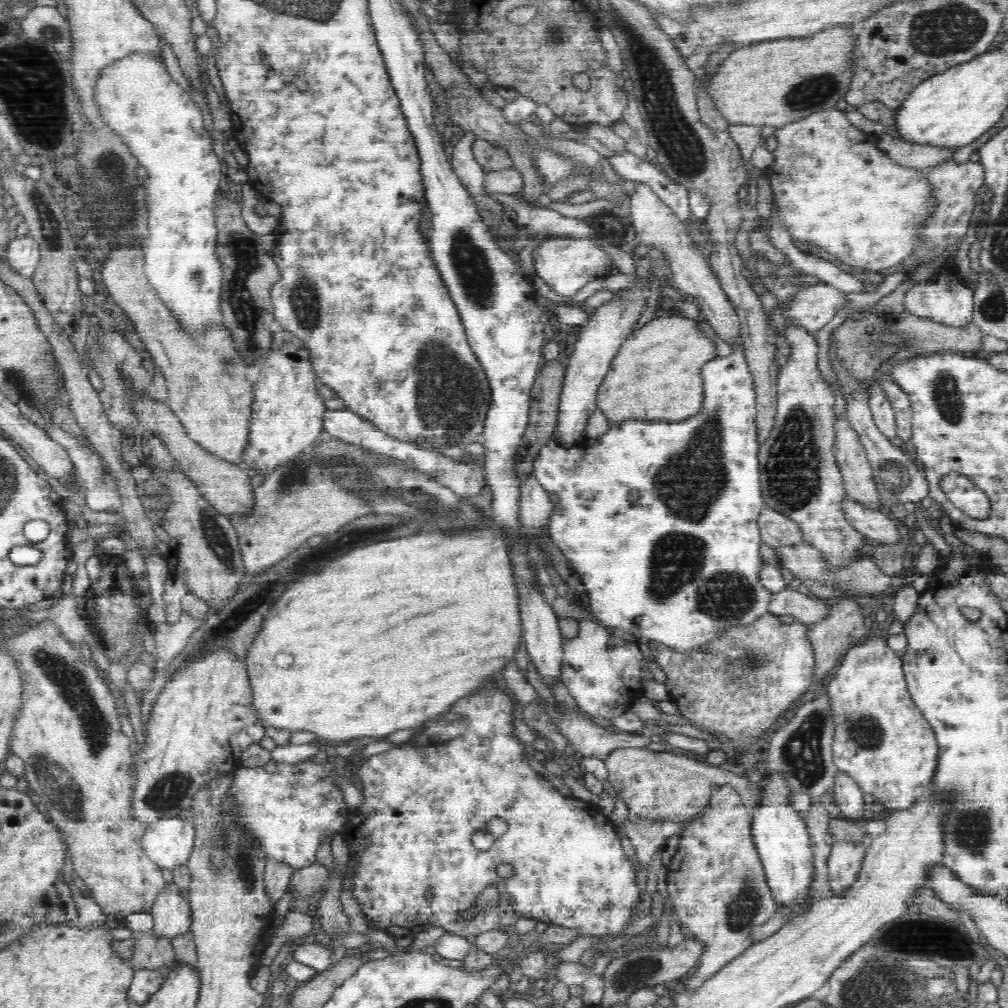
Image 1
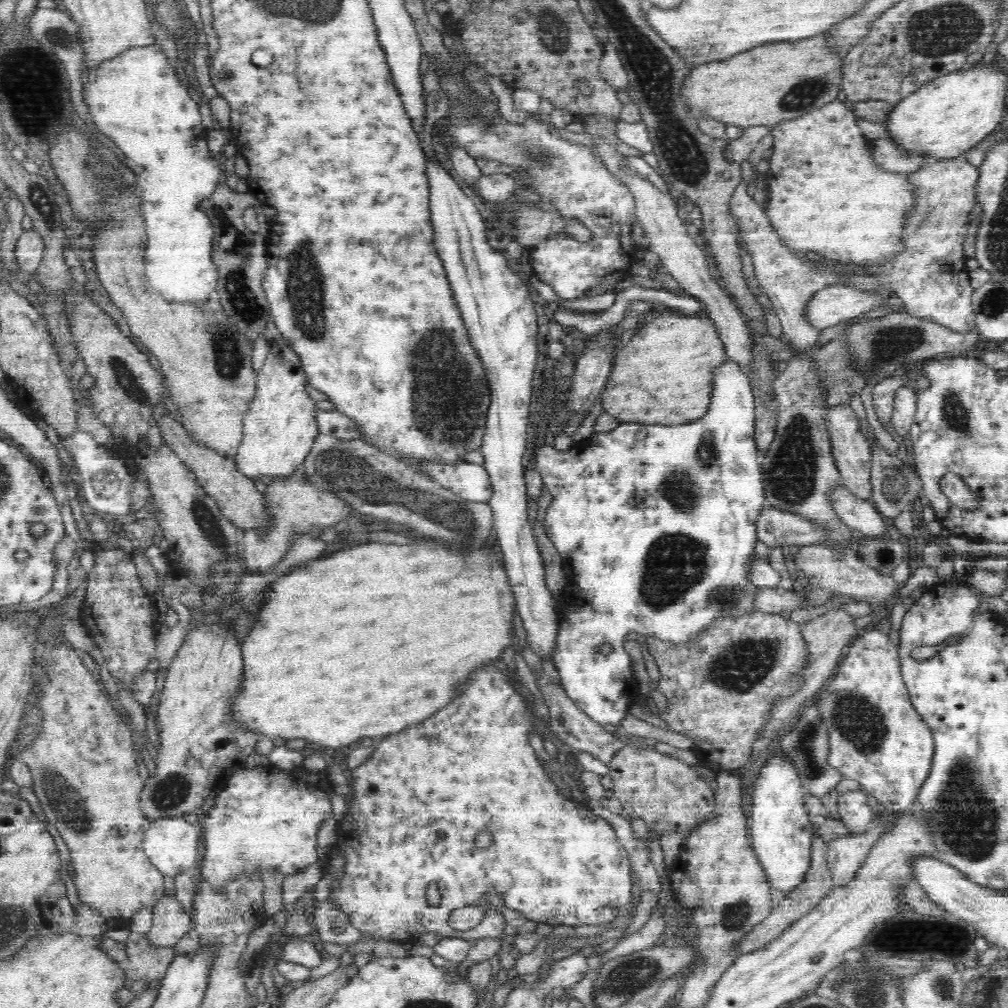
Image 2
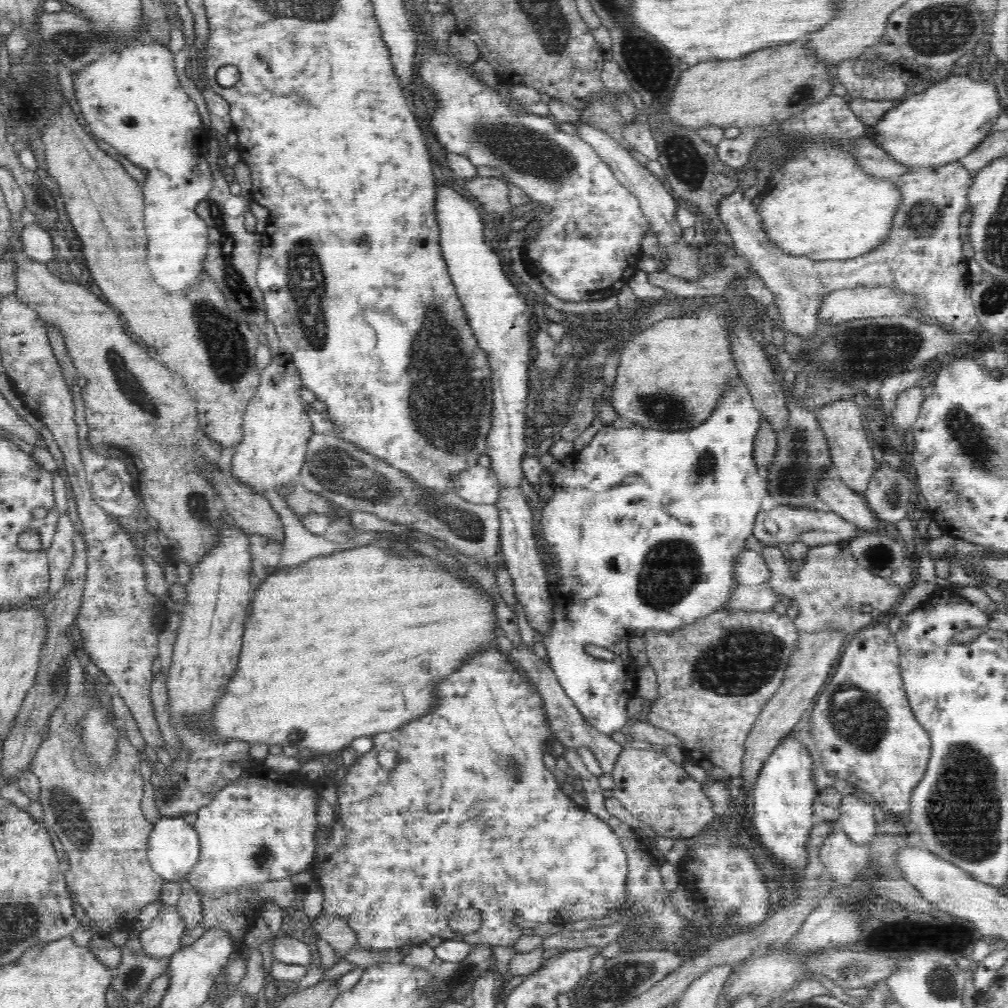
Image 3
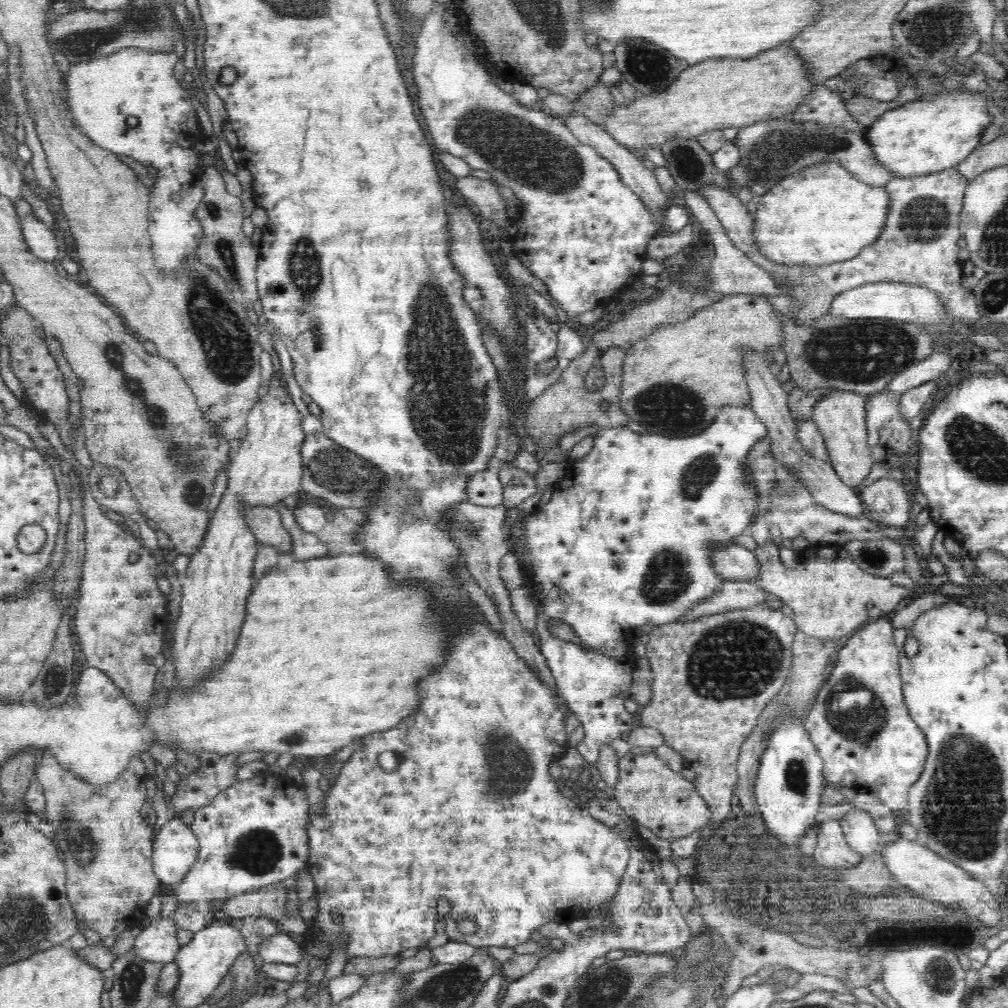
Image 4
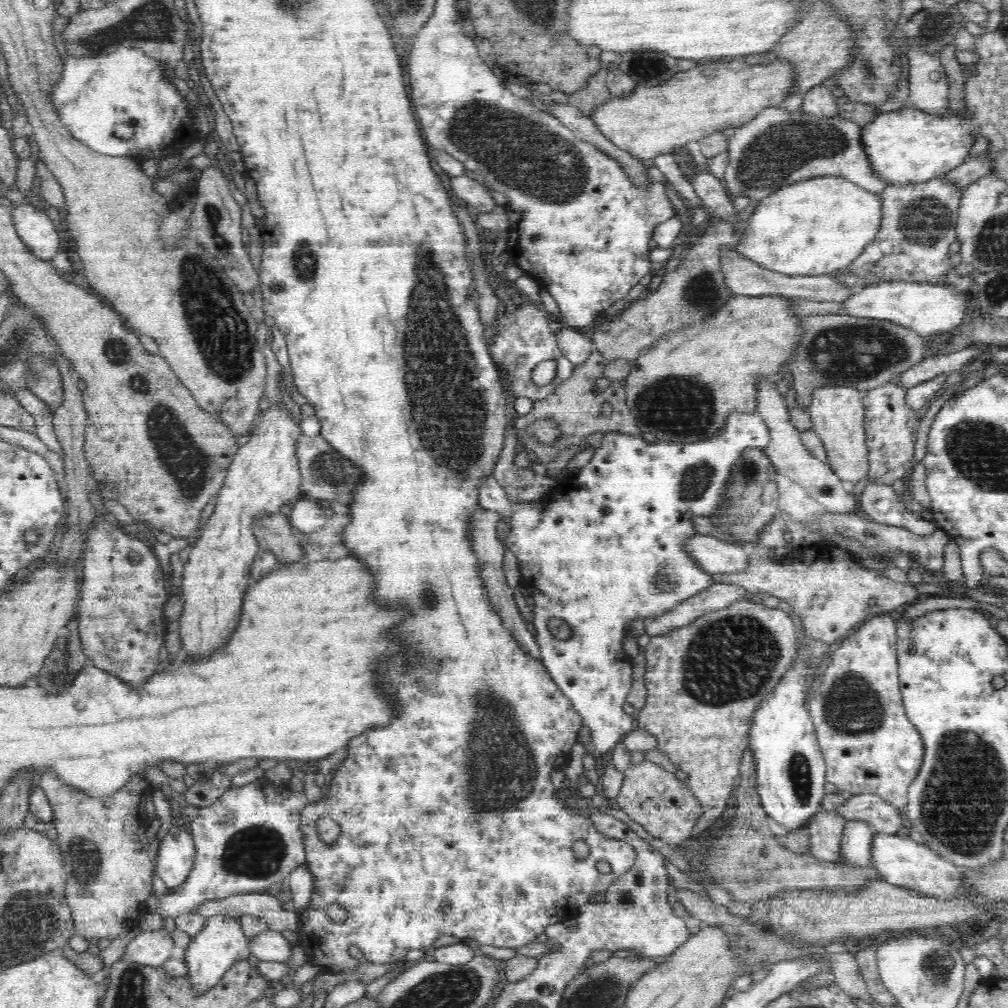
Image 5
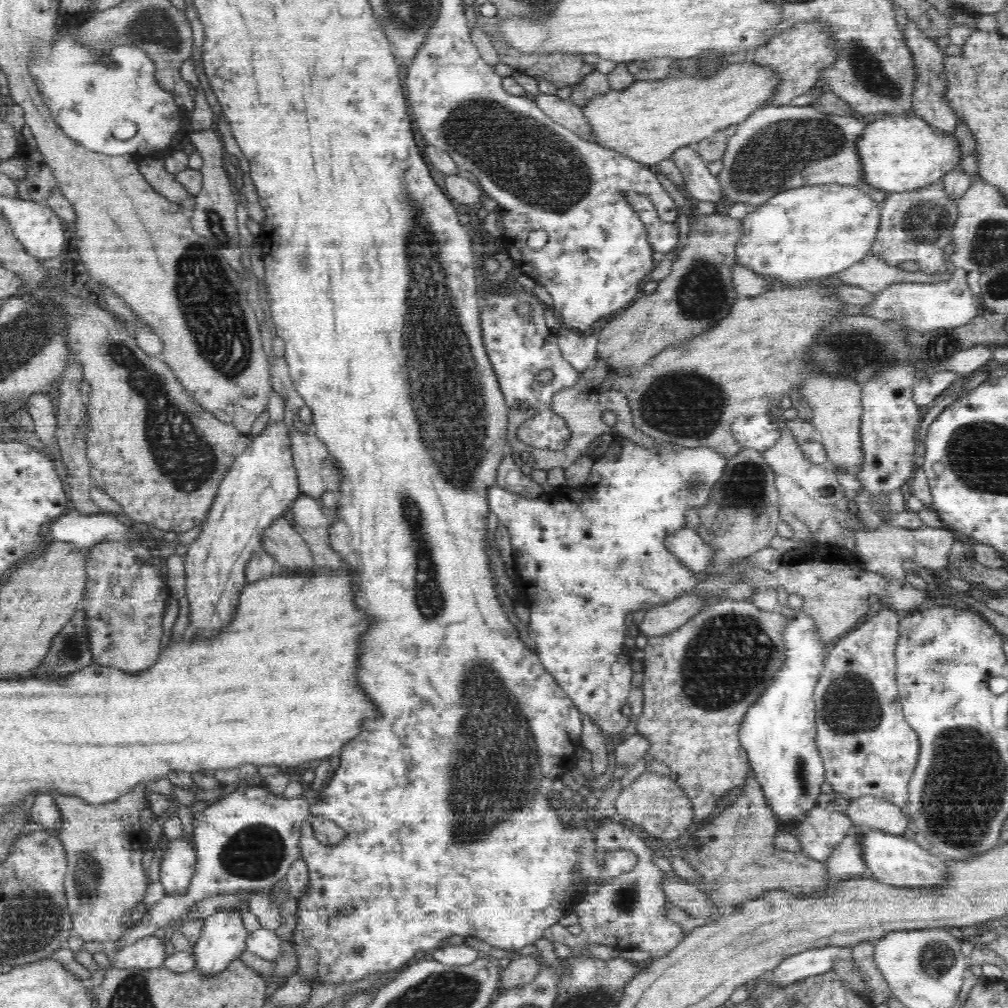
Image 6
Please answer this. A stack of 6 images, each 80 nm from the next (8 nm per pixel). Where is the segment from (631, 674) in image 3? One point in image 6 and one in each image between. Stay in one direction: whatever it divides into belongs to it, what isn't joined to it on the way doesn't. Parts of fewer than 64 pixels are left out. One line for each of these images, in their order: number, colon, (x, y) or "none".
4: (625, 539)
5: (603, 552)
6: (591, 555)

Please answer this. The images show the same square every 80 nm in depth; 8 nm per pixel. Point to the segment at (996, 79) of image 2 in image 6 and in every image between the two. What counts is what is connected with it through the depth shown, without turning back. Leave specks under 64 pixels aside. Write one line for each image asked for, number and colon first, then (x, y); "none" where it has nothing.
3: (940, 125)
4: (929, 134)
5: (908, 145)
6: (898, 153)

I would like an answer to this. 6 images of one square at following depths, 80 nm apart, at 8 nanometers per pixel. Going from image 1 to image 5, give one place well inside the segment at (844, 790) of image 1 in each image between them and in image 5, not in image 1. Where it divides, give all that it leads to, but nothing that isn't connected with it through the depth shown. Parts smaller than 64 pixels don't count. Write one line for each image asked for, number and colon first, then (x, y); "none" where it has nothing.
2: (854, 811)
3: (857, 820)
4: (860, 832)
5: (856, 845)

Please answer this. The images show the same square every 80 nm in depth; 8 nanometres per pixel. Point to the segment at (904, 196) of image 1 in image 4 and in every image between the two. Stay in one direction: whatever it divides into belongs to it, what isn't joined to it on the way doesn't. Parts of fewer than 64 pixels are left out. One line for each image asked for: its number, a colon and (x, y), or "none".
2: (826, 193)
3: (821, 204)
4: (822, 215)

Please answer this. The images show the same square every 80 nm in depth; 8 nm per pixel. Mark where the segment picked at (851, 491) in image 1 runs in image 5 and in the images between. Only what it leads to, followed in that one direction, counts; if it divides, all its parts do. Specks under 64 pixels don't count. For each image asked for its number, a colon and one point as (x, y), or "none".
2: (852, 454)
3: (841, 421)
4: (840, 416)
5: (838, 416)

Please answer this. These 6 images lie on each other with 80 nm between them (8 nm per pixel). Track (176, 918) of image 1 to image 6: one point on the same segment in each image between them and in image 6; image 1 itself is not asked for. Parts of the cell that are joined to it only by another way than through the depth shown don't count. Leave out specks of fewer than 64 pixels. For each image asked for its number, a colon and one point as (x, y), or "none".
2: (171, 922)
3: (162, 938)
4: (157, 942)
5: (151, 948)
6: (148, 952)

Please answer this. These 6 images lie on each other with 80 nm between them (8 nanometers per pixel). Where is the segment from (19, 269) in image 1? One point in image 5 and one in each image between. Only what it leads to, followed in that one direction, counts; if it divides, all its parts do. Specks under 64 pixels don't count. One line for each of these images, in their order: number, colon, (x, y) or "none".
2: (29, 250)
3: (36, 242)
4: (41, 241)
5: (38, 232)

